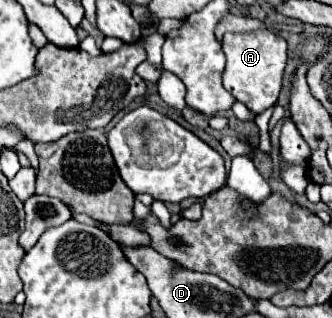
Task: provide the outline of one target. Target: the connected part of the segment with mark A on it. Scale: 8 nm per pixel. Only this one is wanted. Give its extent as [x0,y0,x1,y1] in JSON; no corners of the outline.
[223,29,287,113]

